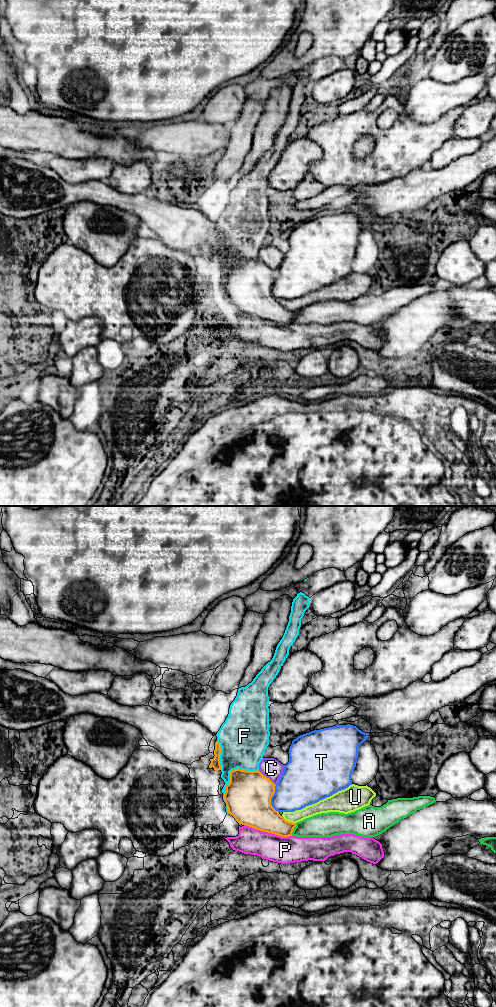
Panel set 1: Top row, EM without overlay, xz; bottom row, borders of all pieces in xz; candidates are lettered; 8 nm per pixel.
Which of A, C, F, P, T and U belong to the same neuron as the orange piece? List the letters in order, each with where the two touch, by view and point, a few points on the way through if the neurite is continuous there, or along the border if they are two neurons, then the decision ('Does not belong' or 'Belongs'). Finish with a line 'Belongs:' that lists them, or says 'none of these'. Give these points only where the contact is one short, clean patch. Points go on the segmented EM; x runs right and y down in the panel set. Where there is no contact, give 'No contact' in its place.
A: Touches orange at xz (293, 829). Does not belong
C: Touches orange at xz (266, 777). Boundary: xz (258, 770), (275, 785). Does not belong
F: Touches orange at xz (230, 773). Does not belong
P: Touches orange at xz (268, 832). Does not belong
T: Touches orange at xz (270, 799). Does not belong
U: Touches orange at xz (287, 821). Does not belong
Belongs: none of these

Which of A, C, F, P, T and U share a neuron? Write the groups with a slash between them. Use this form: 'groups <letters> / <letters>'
groups A / C T / F / P / U

